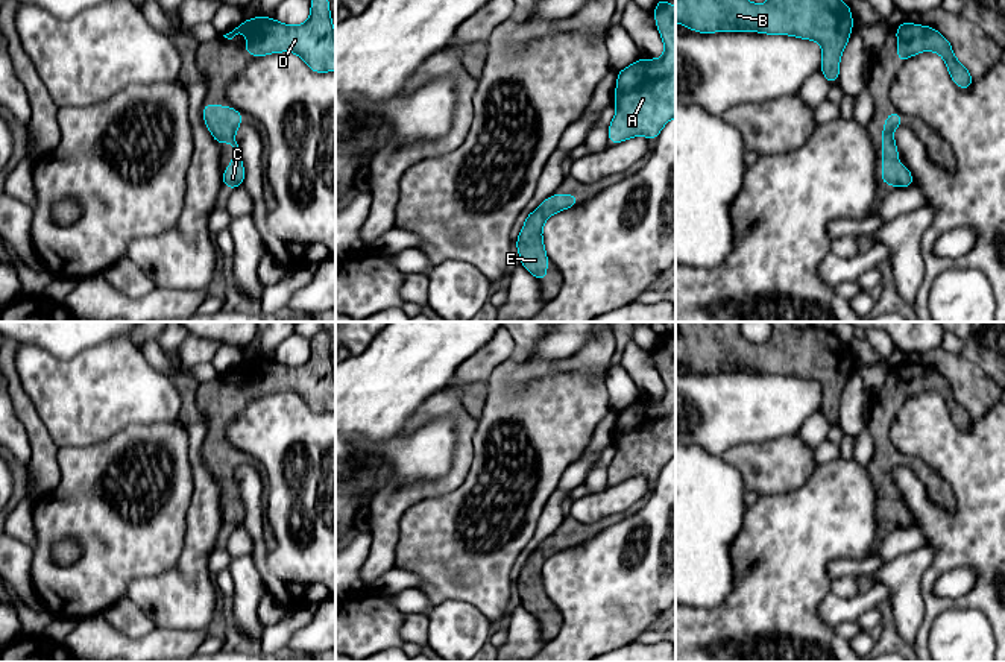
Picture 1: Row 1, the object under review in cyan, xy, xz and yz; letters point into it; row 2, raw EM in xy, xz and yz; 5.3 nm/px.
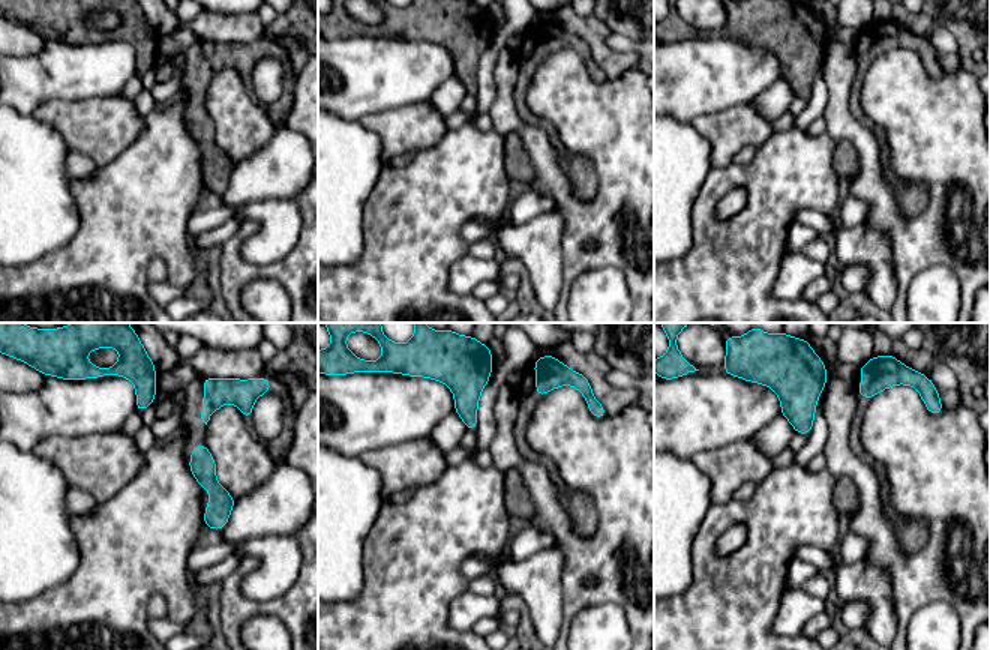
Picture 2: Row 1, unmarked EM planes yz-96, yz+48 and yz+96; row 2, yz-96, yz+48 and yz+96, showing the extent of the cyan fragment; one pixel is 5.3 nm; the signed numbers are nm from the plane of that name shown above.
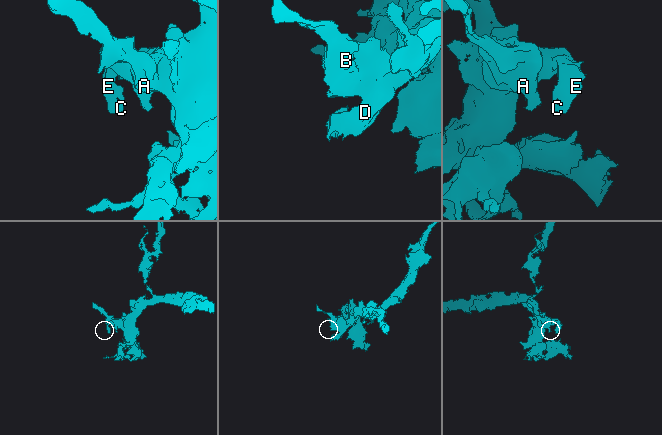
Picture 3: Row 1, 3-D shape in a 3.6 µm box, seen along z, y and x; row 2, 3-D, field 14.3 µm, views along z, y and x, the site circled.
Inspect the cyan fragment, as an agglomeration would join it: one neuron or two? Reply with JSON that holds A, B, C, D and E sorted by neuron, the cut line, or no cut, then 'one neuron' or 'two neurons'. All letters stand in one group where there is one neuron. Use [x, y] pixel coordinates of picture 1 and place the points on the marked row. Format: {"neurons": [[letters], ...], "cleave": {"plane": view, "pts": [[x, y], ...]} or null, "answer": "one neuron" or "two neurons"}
{"neurons": [["A", "B", "C", "D", "E"]], "cleave": null, "answer": "one neuron"}

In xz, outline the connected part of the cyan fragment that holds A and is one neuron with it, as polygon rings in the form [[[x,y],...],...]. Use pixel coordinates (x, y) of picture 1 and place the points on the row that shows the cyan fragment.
[[[657,0],[656,27],[663,39],[660,59],[639,58],[618,73],[609,143],[618,144],[642,135],[657,140],[662,128],[676,117],[676,6]]]

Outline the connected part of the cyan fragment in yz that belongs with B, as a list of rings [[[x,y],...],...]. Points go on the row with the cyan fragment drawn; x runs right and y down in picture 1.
[[[676,0],[676,23],[700,33],[748,30],[818,41],[823,49],[820,73],[830,85],[838,82],[840,59],[853,29],[852,9],[841,0],[768,0],[764,5],[748,0]]]

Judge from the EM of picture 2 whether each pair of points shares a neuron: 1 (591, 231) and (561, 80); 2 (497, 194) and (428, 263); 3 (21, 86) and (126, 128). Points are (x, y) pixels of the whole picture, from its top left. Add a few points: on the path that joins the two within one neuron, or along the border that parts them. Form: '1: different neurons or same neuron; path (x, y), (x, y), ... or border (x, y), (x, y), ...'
1: same neuron; path (609, 194), (609, 137), (590, 117)
2: same neuron; path (474, 197), (431, 240)
3: different neurons; border (89, 96), (45, 99), (32, 113)

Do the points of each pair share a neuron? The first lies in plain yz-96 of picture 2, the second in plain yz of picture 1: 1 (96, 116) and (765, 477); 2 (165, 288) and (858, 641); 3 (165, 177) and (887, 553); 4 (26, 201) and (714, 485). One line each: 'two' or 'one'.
1: one
2: two
3: two
4: one

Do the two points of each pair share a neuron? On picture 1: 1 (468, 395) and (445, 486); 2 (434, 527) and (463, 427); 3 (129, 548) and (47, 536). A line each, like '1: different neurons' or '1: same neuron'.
1: different neurons
2: different neurons
3: same neuron

